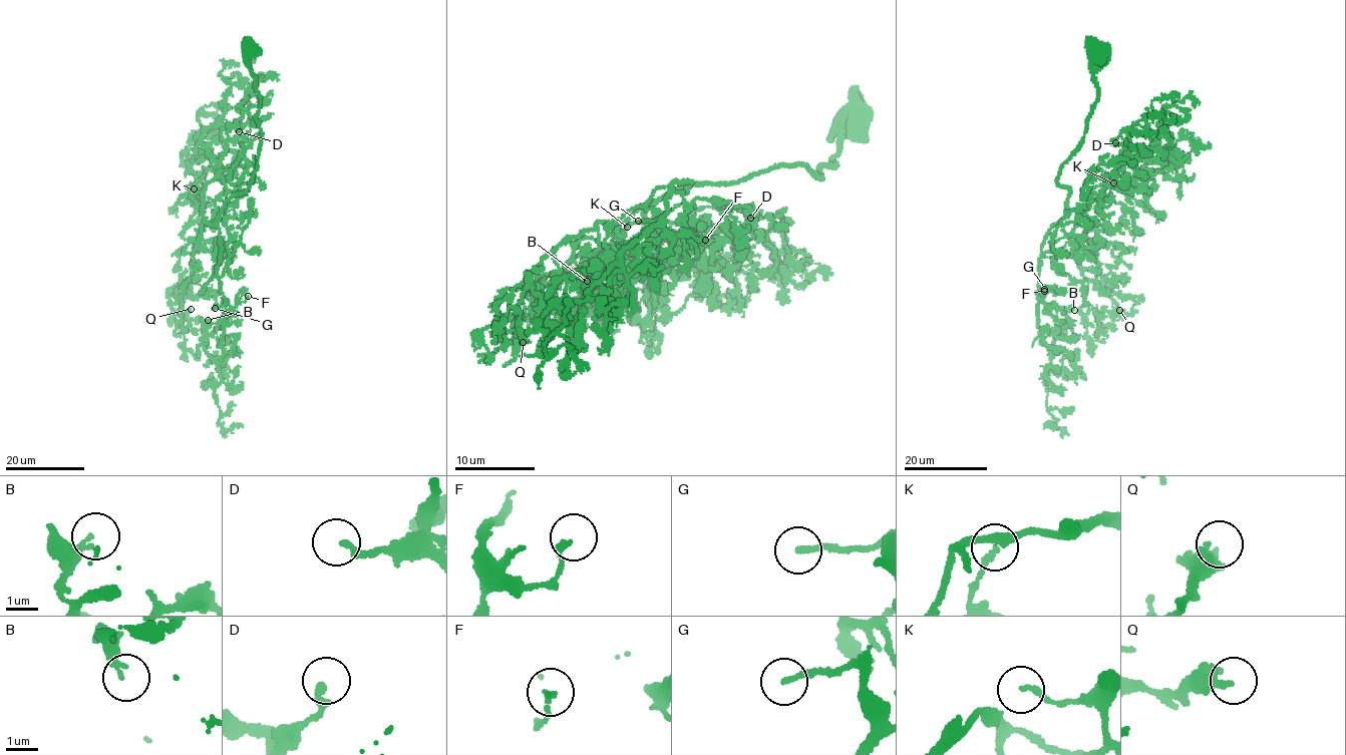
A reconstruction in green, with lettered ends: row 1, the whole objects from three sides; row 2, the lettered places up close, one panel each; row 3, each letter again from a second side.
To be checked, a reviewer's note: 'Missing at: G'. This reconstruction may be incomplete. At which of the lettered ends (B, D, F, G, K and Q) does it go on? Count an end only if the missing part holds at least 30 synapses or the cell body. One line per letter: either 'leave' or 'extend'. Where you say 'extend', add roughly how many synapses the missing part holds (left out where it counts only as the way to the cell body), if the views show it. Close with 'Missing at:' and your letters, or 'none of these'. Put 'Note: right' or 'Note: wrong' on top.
Note: right
B: leave
D: leave
F: leave
G: extend; 130 synapses
K: leave
Q: leave
Missing at: G

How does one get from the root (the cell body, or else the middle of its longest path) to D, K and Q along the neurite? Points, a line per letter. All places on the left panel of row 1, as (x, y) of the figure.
D: (249, 48), (260, 96), (256, 171), (211, 224), (204, 190), (227, 131), (239, 131)
K: (249, 48), (245, 61), (260, 96), (254, 174), (213, 224), (203, 215), (201, 194), (191, 196), (194, 189)
Q: (249, 48), (245, 61), (260, 96), (256, 171), (220, 219), (202, 224), (177, 323), (191, 309)

